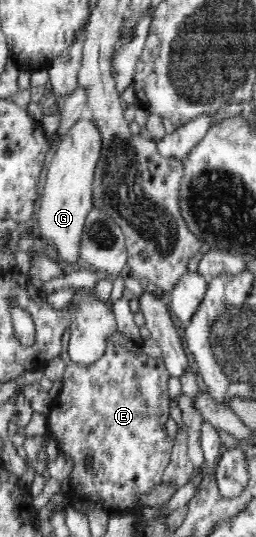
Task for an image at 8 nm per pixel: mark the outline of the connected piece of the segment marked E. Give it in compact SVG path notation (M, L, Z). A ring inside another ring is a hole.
M66 329L61 337L59 356L65 363L62 388L54 398L47 422L50 436L57 442L59 454L74 463L70 482L74 485L69 499L69 506L82 513L86 506L96 506L109 518L136 514L142 505L140 498L150 494L162 483L164 470L171 463L173 441L166 431L169 412L167 371L163 357L153 358L142 351L139 341L129 339L123 332L112 332L104 342L104 354L94 364L78 364L68 354L71 330ZM84 458L91 458L92 465L86 469Z

